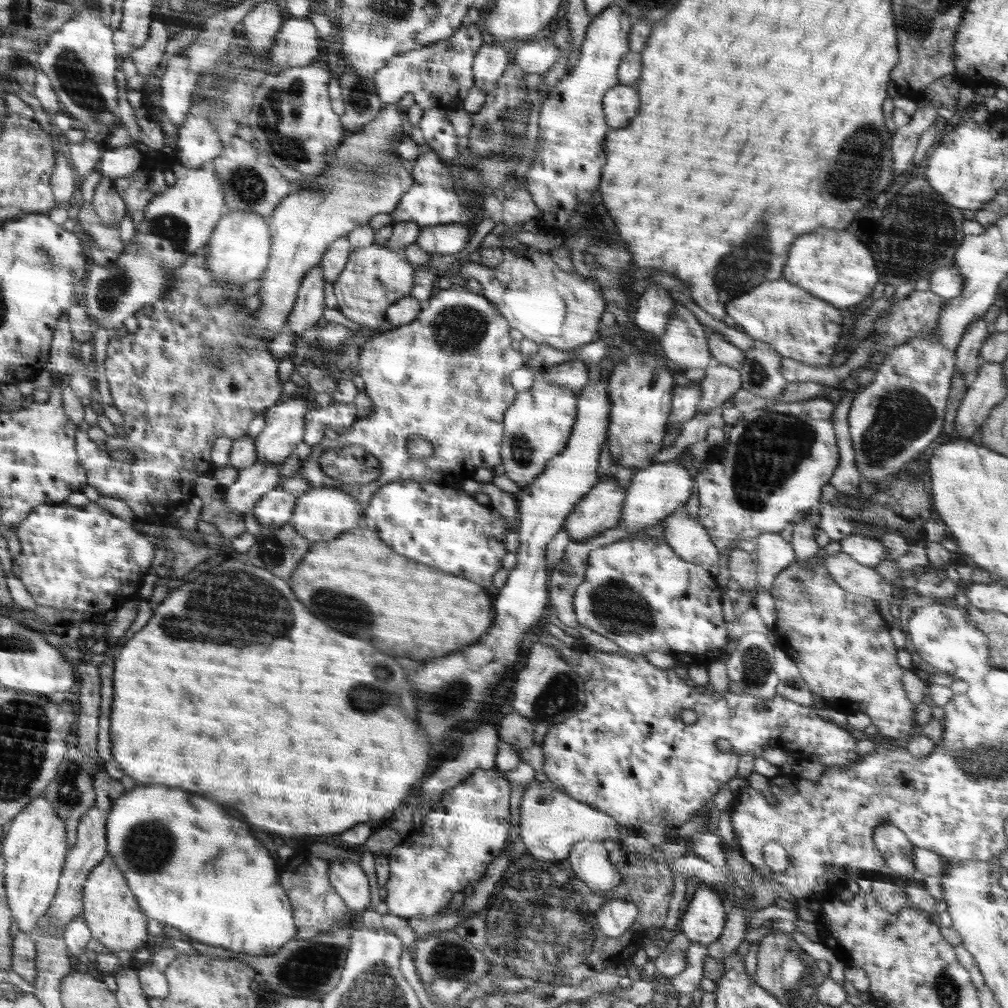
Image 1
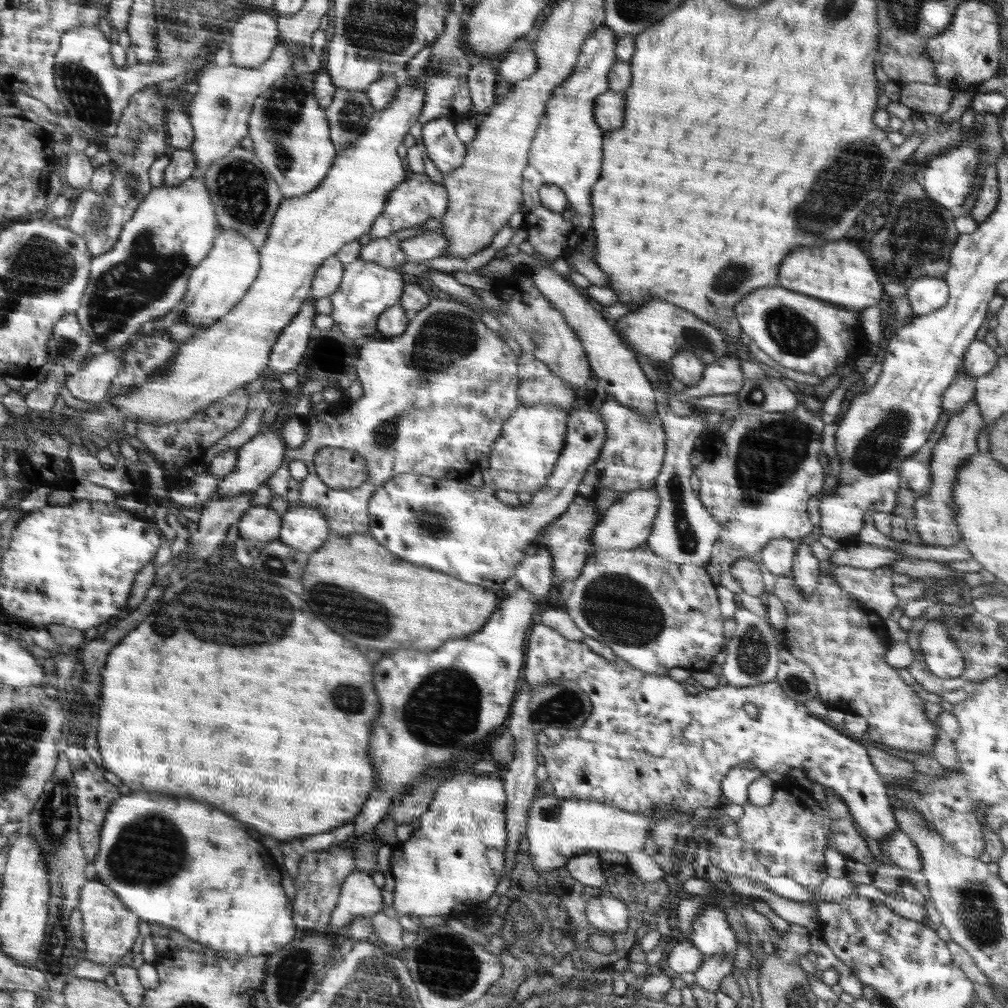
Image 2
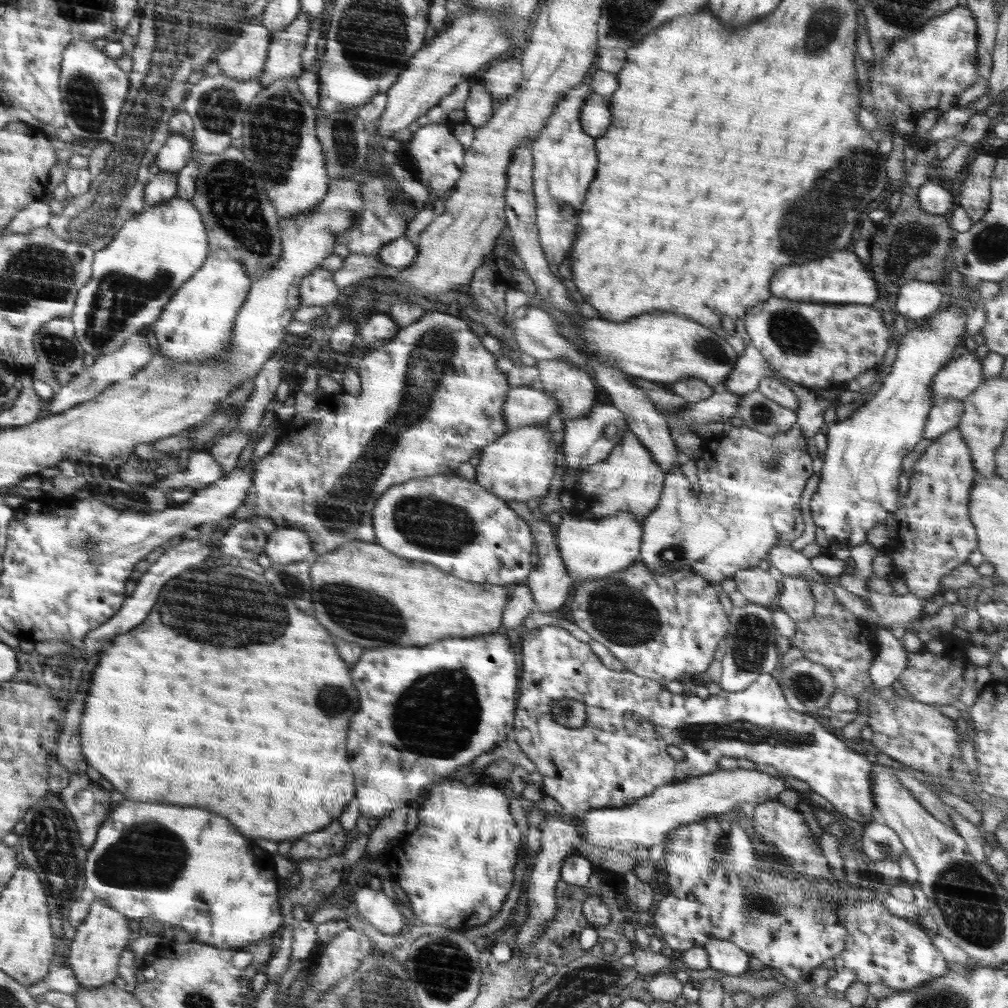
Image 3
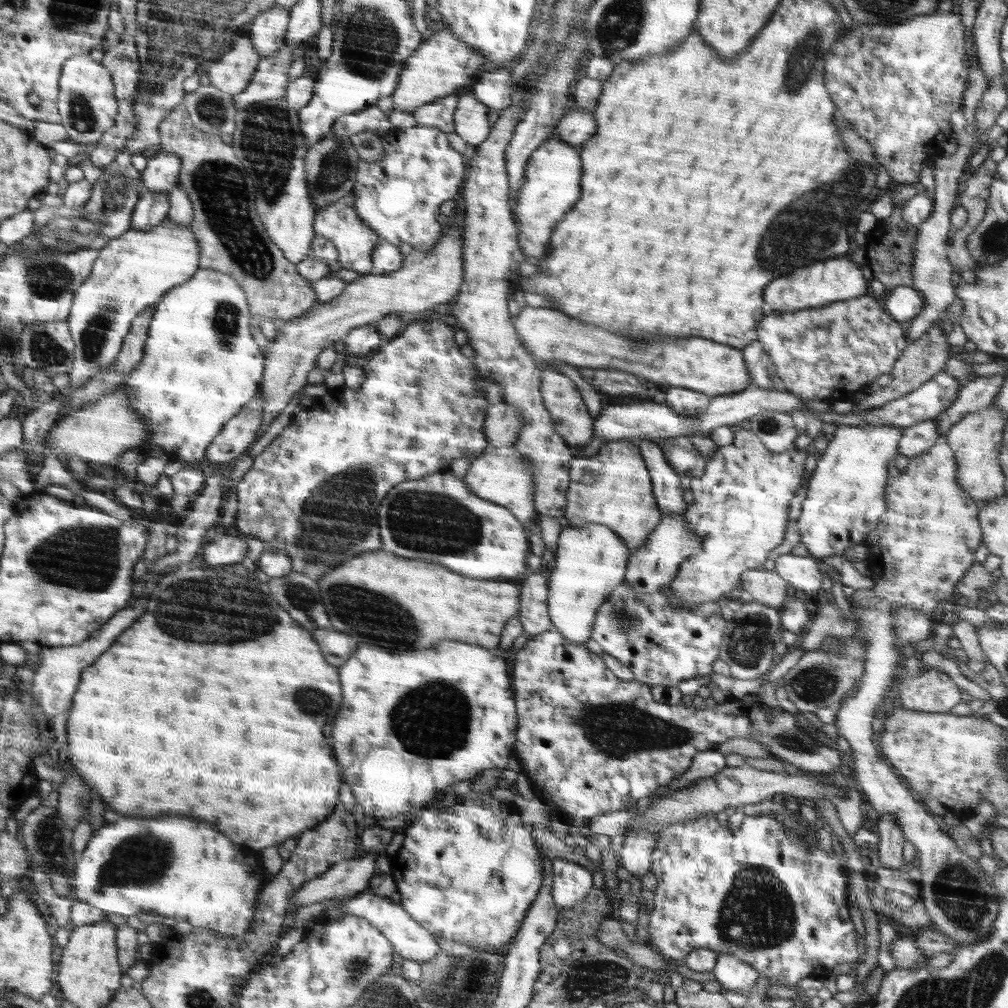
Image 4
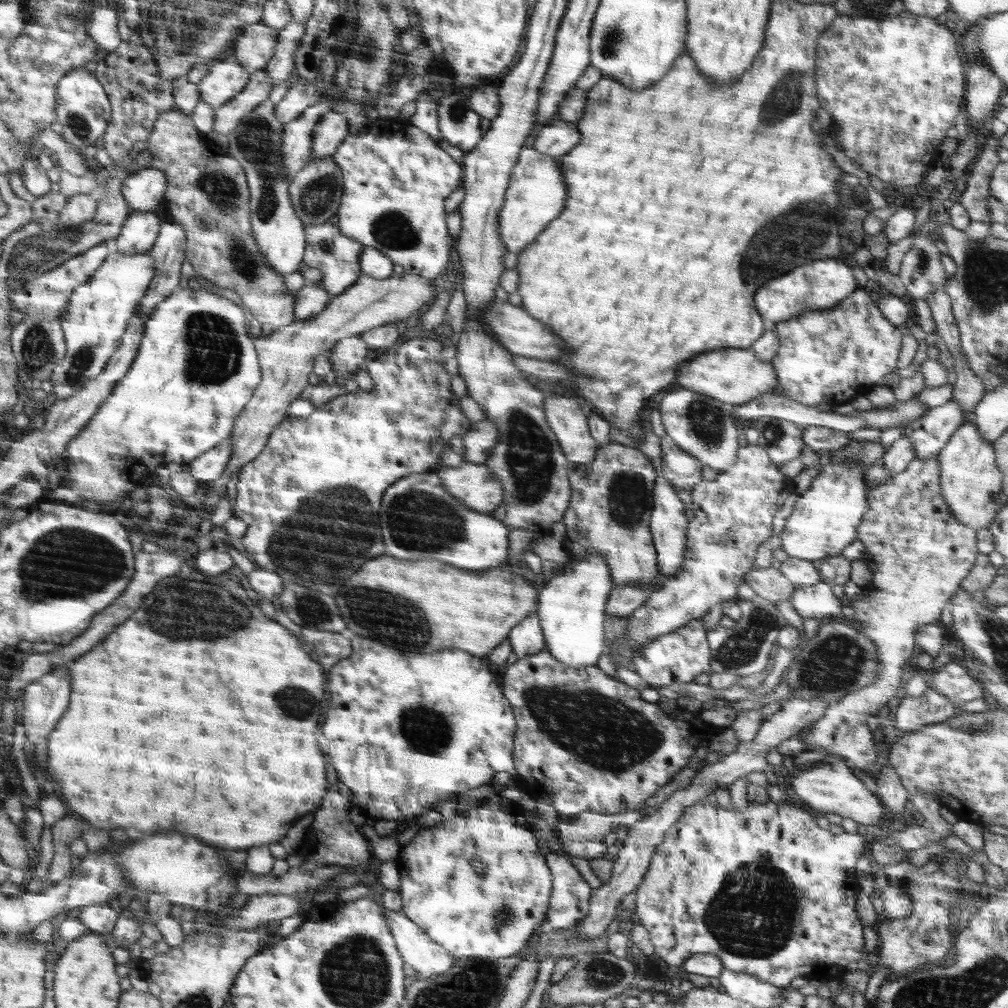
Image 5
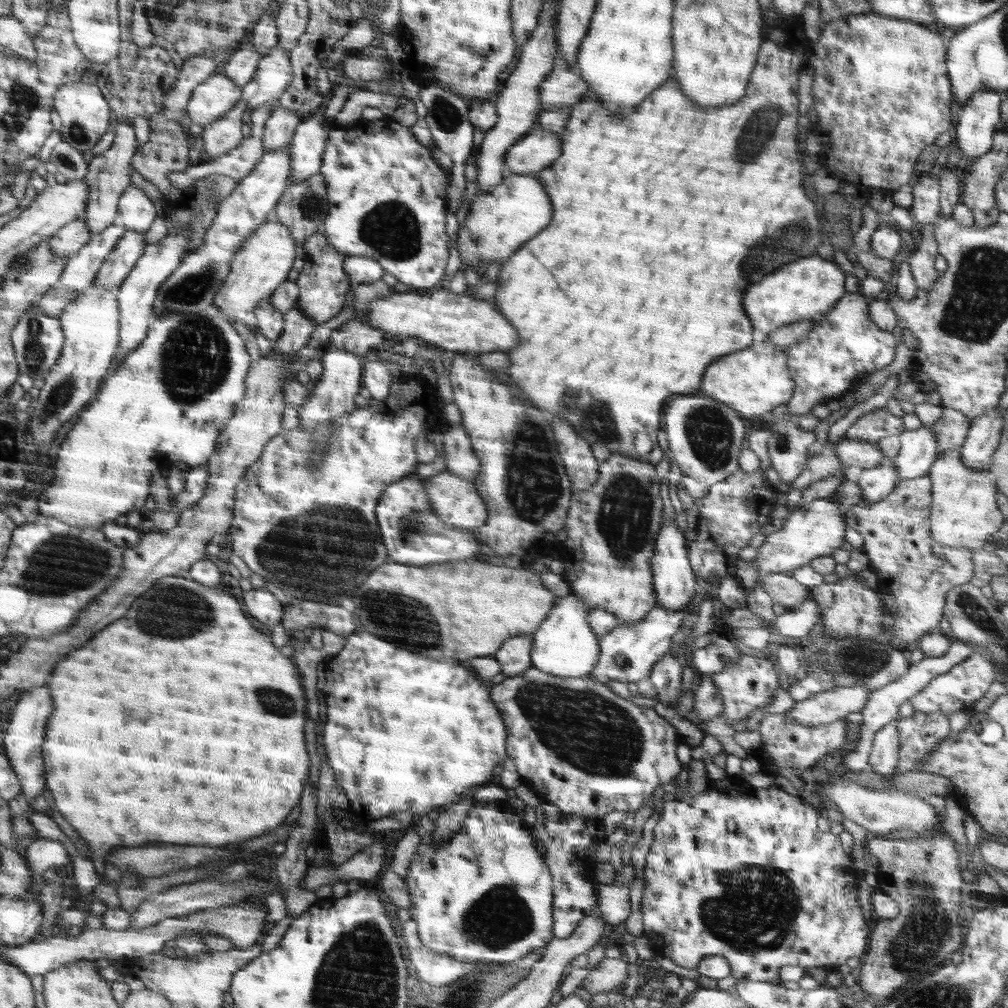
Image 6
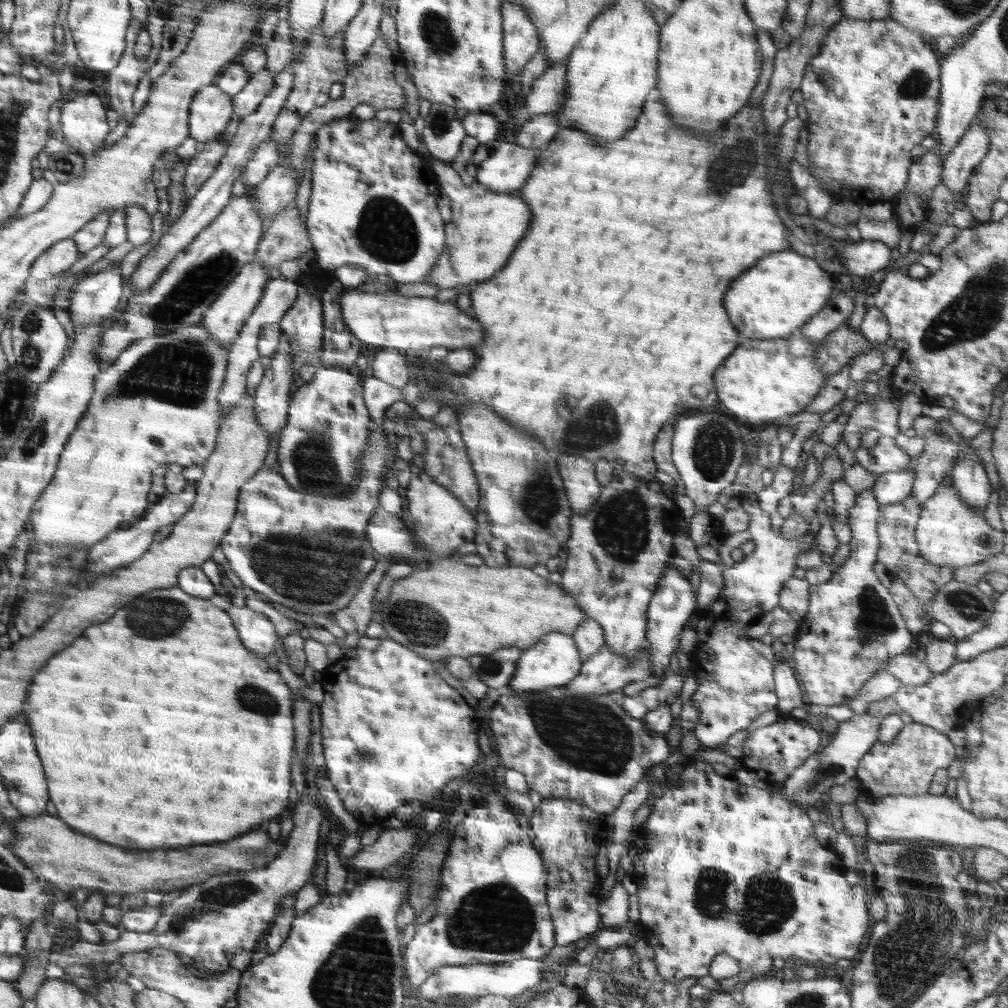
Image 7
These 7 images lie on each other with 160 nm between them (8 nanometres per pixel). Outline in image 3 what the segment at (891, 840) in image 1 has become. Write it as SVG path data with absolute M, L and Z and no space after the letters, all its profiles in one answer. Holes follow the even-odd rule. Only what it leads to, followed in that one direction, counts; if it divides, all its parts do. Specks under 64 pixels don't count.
M539 626L538 628L528 630L523 638L522 652L520 652L520 654L522 654L522 674L520 674L518 686L522 692L520 692L520 697L518 698L518 702L516 702L514 728L511 734L514 735L514 739L516 743L518 743L520 750L522 750L528 759L536 764L535 770L542 774L541 786L544 795L552 796L552 798L560 804L560 807L563 808L567 816L582 817L584 813L596 809L628 807L634 801L647 797L659 786L679 783L690 777L699 777L719 771L720 767L718 762L721 758L735 758L748 759L761 768L770 765L788 776L794 776L794 778L807 782L811 790L816 792L816 794L820 794L820 796L823 796L833 804L835 812L841 813L848 819L867 825L879 820L871 789L871 774L873 773L872 766L874 766L874 764L869 762L863 753L859 754L858 752L850 750L842 740L839 740L833 733L828 732L815 718L812 718L811 714L803 714L792 710L788 702L786 702L777 673L764 673L753 684L750 684L746 689L740 690L739 692L721 691L720 694L716 696L710 695L708 699L703 700L688 691L683 694L673 694L673 692L669 692L666 686L660 685L658 682L654 682L654 680L637 676L628 669L622 672L613 671L611 668L604 666L604 663L600 662L600 658L592 652L588 643L580 642L580 640L572 636L568 630L560 628L560 626ZM560 698L572 698L572 700L586 705L586 720L584 725L580 728L568 728L552 720L550 707L554 706L556 701L560 701ZM668 746L675 746L682 750L682 752L684 752L684 760L673 760L667 752Z

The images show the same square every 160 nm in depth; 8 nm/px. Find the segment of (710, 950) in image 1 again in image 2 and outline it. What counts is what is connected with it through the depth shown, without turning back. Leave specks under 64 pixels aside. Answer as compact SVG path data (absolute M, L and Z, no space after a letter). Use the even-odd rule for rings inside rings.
M713 954L706 957L700 968L694 972L694 983L704 990L716 993L721 980L733 972L734 959L735 957L729 954Z

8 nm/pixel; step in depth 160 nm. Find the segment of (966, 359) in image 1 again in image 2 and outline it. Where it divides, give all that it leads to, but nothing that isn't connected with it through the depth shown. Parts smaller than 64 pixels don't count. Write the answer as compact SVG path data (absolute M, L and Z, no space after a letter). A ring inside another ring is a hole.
M961 370L953 383L943 392L941 398L941 412L954 416L973 400L975 394L976 378L971 378L966 372Z

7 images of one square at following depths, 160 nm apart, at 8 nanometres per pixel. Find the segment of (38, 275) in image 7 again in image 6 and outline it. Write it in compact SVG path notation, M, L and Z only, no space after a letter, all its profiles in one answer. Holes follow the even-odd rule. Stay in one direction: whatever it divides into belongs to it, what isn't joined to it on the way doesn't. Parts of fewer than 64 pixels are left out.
M80 216L78 221L64 226L52 239L50 239L50 250L54 257L62 259L72 258L86 243L90 241L90 231L86 225L85 217Z

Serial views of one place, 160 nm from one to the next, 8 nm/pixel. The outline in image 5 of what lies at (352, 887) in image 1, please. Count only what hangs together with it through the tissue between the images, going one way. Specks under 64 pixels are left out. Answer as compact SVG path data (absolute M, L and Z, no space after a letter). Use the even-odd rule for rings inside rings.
M383 908L383 914L399 952L403 955L404 963L412 966L419 978L430 978L452 968L455 959L443 946L434 942L415 922L412 922L403 911L396 912Z

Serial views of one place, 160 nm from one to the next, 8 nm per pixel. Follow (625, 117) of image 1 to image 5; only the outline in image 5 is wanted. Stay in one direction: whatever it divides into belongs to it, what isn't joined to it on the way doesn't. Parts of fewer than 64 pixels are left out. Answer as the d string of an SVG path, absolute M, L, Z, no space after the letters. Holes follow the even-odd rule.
M557 120L542 127L528 144L540 154L563 156L580 142L576 123Z

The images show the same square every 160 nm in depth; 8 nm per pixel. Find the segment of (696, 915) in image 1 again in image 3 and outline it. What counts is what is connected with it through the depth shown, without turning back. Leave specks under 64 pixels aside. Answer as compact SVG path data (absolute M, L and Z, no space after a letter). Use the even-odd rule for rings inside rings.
M713 938L704 948L712 969L732 976L749 972L749 955L729 940Z

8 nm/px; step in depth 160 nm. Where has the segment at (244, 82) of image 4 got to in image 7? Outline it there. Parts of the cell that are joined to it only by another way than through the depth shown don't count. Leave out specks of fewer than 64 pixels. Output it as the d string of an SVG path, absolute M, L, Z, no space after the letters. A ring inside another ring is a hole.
M213 83L195 94L191 102L190 135L197 142L208 143L221 134L233 114L233 95Z

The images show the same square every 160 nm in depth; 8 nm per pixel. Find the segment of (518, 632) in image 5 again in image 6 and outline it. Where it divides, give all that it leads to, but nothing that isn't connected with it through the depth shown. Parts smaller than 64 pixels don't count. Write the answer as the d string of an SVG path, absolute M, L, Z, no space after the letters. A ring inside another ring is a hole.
M521 634L504 642L500 650L493 657L500 665L500 673L507 678L512 678L531 666L531 650L533 647L533 634Z

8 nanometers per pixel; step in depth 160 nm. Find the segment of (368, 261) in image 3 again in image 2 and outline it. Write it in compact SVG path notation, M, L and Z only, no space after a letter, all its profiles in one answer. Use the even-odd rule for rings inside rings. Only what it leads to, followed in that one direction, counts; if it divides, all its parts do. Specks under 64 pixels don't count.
M393 238L370 240L361 248L359 255L362 261L376 263L388 269L398 269L408 262L406 255L400 250L399 241Z

